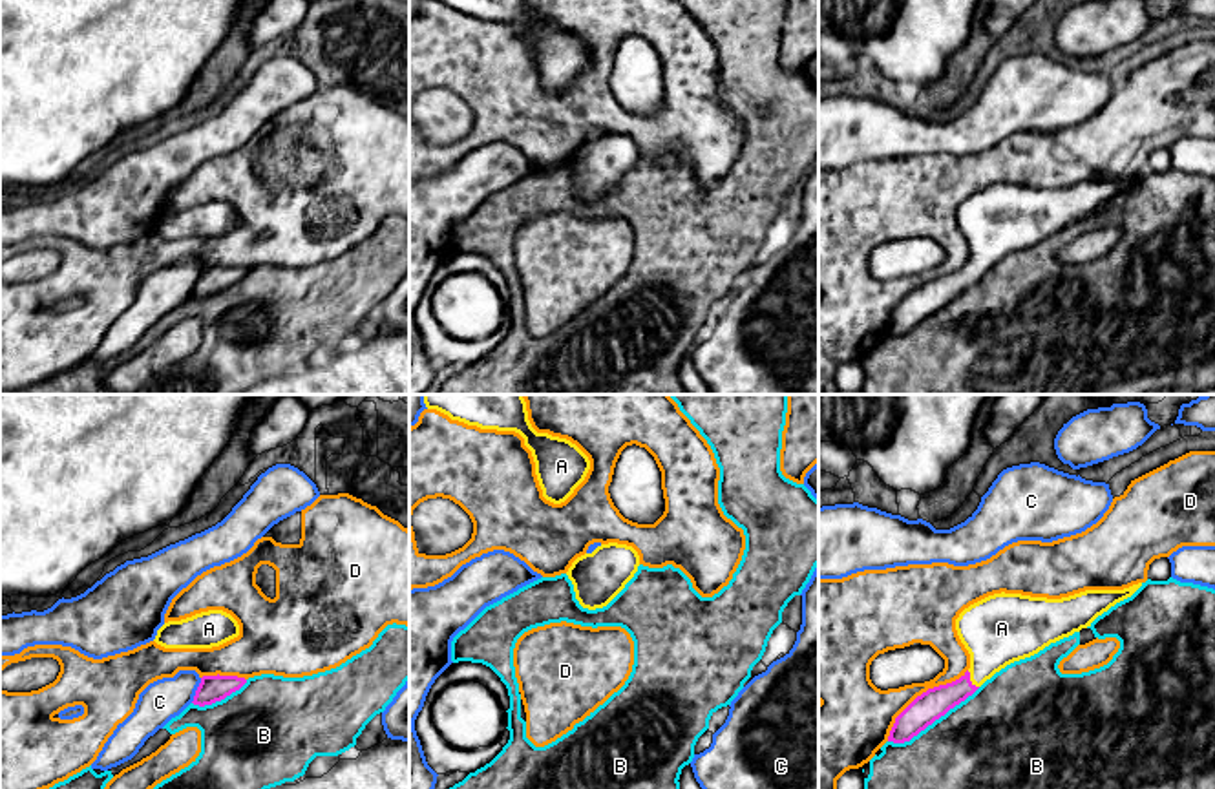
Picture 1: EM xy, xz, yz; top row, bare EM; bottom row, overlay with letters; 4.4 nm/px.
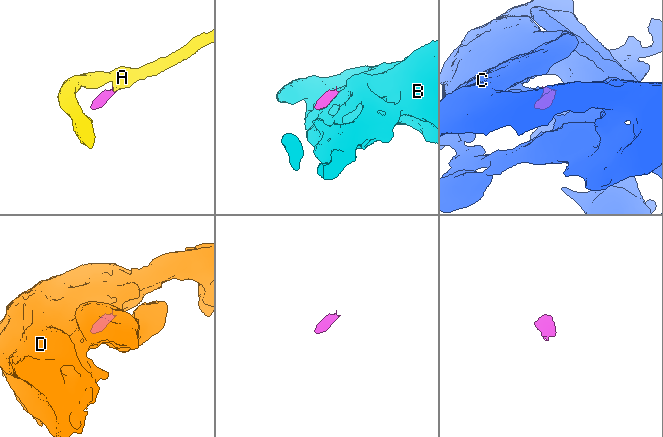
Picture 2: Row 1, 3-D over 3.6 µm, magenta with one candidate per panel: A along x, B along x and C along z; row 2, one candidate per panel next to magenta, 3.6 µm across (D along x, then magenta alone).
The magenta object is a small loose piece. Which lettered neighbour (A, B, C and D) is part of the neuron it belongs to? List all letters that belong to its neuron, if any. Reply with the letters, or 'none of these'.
A

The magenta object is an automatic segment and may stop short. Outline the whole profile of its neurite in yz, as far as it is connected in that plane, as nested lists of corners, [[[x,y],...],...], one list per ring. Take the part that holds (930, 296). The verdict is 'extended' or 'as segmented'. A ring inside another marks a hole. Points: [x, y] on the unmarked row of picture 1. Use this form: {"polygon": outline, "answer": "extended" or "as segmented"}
{"polygon": [[[1142,174],[1124,181],[1085,181],[1062,190],[1001,183],[970,195],[956,210],[957,226],[970,245],[970,259],[959,270],[917,287],[895,309],[888,332],[910,332],[996,263],[1091,217],[1140,177]]], "answer": "extended"}

